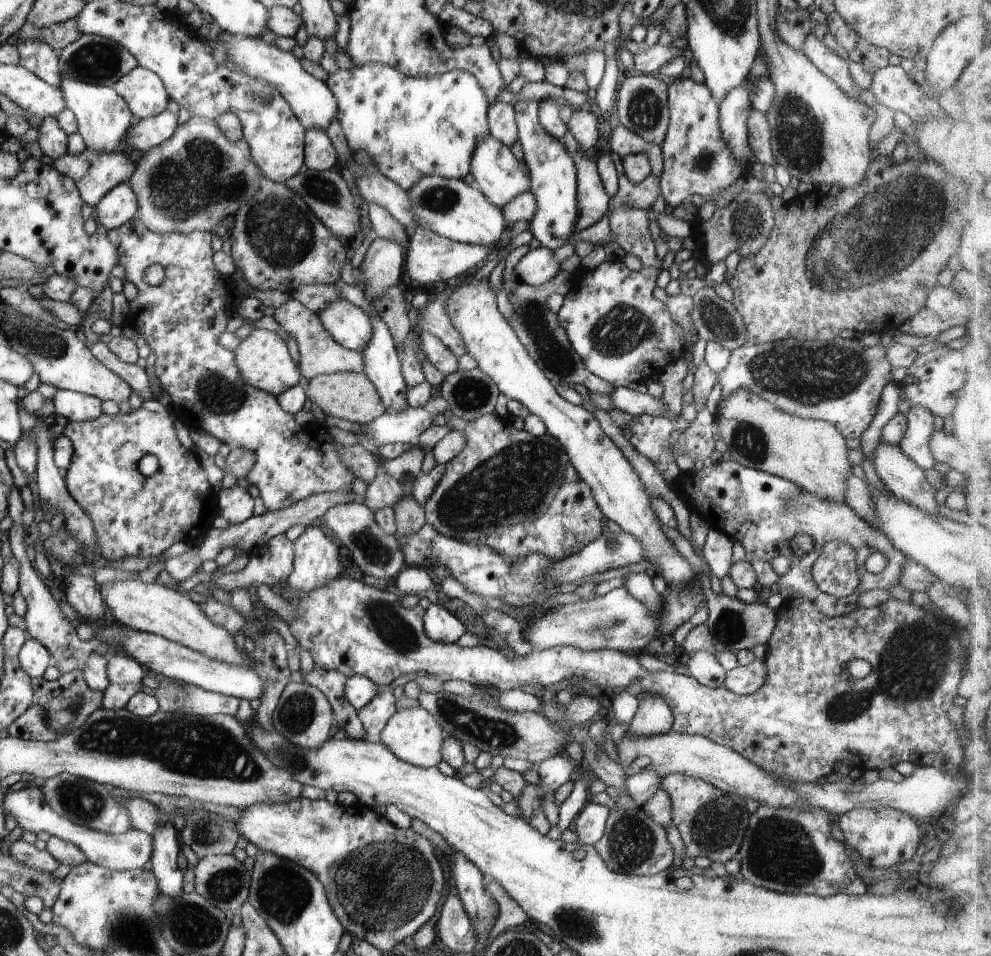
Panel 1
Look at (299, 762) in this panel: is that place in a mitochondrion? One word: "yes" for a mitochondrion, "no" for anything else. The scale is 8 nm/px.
yes

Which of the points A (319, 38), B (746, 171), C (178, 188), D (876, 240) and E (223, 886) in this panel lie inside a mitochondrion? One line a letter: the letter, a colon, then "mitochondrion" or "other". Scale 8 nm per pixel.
A: other
B: other
C: mitochondrion
D: mitochondrion
E: mitochondrion

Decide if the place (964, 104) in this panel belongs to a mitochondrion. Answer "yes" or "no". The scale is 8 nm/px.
no

